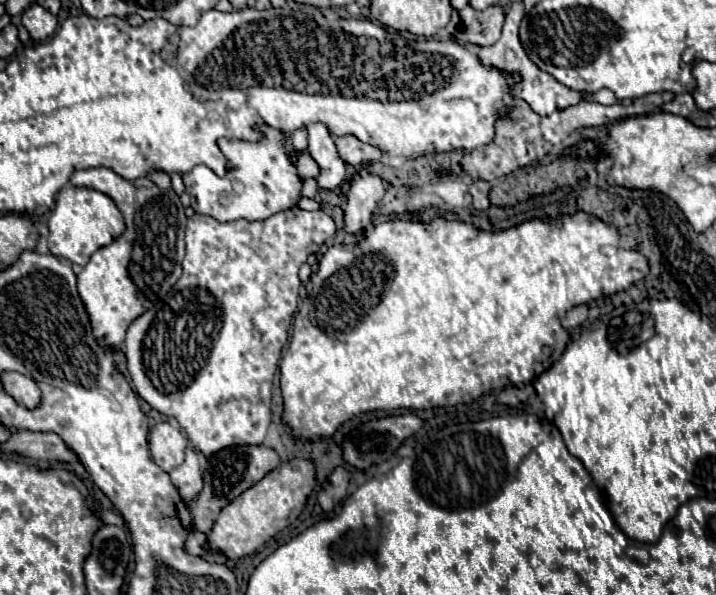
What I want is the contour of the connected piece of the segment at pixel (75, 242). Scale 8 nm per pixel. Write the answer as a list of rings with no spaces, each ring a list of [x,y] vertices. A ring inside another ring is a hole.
[[[64,185],[58,193],[56,207],[48,219],[48,247],[50,253],[56,257],[64,257],[72,263],[86,265],[88,257],[108,245],[114,237],[118,237],[124,231],[124,217],[114,205],[110,197],[96,189],[86,189],[86,187],[76,187],[76,185]]]

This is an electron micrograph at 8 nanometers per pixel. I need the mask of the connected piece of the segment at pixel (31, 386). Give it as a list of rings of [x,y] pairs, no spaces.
[[[4,373],[2,383],[4,383],[4,389],[26,409],[34,409],[40,403],[40,389],[36,381],[20,373]]]

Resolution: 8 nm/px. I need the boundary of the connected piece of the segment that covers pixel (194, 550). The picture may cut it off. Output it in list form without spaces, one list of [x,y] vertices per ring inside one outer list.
[[[190,531],[188,539],[186,539],[186,553],[196,555],[196,557],[206,557],[206,555],[218,555],[218,551],[210,551],[204,549],[206,543],[206,535],[200,531]]]

